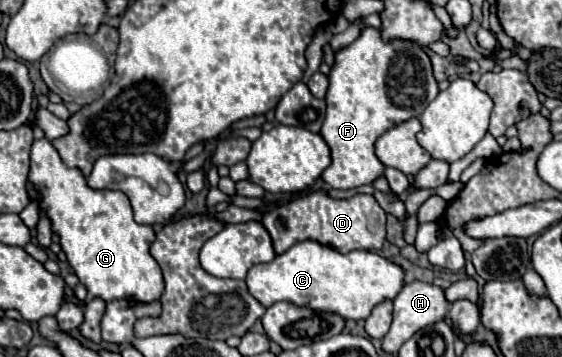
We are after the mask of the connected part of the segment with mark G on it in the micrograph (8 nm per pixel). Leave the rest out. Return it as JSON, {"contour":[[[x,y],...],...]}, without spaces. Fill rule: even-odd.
{"contour":[[[49,139],[33,143],[27,181],[35,187],[39,209],[51,221],[51,231],[59,237],[69,265],[87,287],[87,299],[101,297],[103,301],[113,301],[129,297],[133,301],[149,303],[161,297],[161,269],[149,253],[155,231],[151,225],[141,225],[133,219],[133,209],[125,193],[91,189],[81,169],[65,165]]]}

